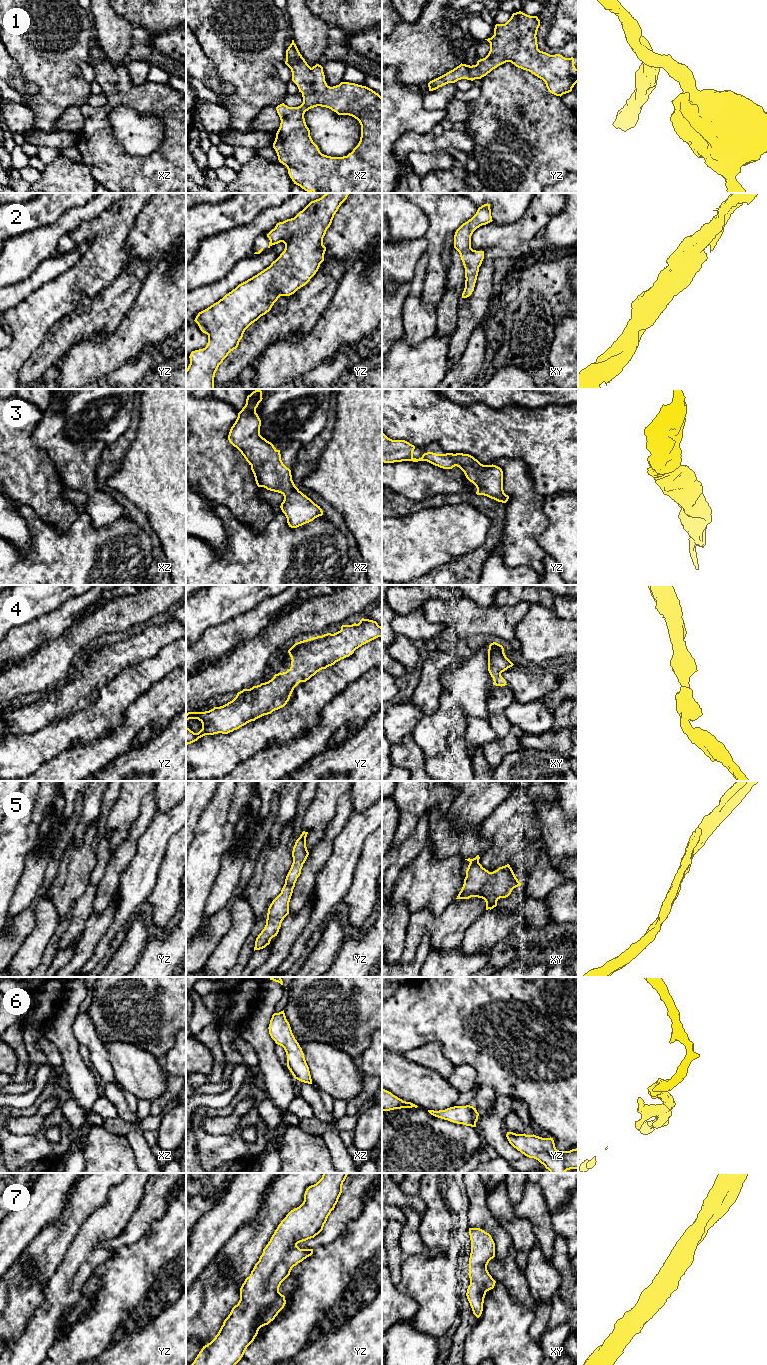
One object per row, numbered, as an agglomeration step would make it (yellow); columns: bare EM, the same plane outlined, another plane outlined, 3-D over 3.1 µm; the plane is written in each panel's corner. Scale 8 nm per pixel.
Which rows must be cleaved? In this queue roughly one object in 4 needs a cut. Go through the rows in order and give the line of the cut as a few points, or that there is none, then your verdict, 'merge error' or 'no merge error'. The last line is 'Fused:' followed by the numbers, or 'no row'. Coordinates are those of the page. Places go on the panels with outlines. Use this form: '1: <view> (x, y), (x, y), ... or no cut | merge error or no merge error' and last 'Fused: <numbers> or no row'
1: no cut | no merge error
2: no cut | no merge error
3: no cut | no merge error
4: no cut | no merge error
5: no cut | no merge error
6: no cut | no merge error
7: no cut | no merge error
Fused: no row

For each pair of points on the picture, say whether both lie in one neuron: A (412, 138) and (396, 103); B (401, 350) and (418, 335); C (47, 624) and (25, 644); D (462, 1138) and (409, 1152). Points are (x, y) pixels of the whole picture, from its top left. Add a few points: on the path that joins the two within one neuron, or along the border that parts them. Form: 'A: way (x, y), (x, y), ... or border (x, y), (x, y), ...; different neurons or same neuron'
A: border (430, 131), (424, 134), (405, 132), (393, 148); different neurons
B: border (431, 337), (416, 344), (407, 344), (403, 340); different neurons
C: way (41, 629), (31, 639); same neuron
D: way (449, 1145), (443, 1148), (431, 1148), (422, 1151); same neuron

